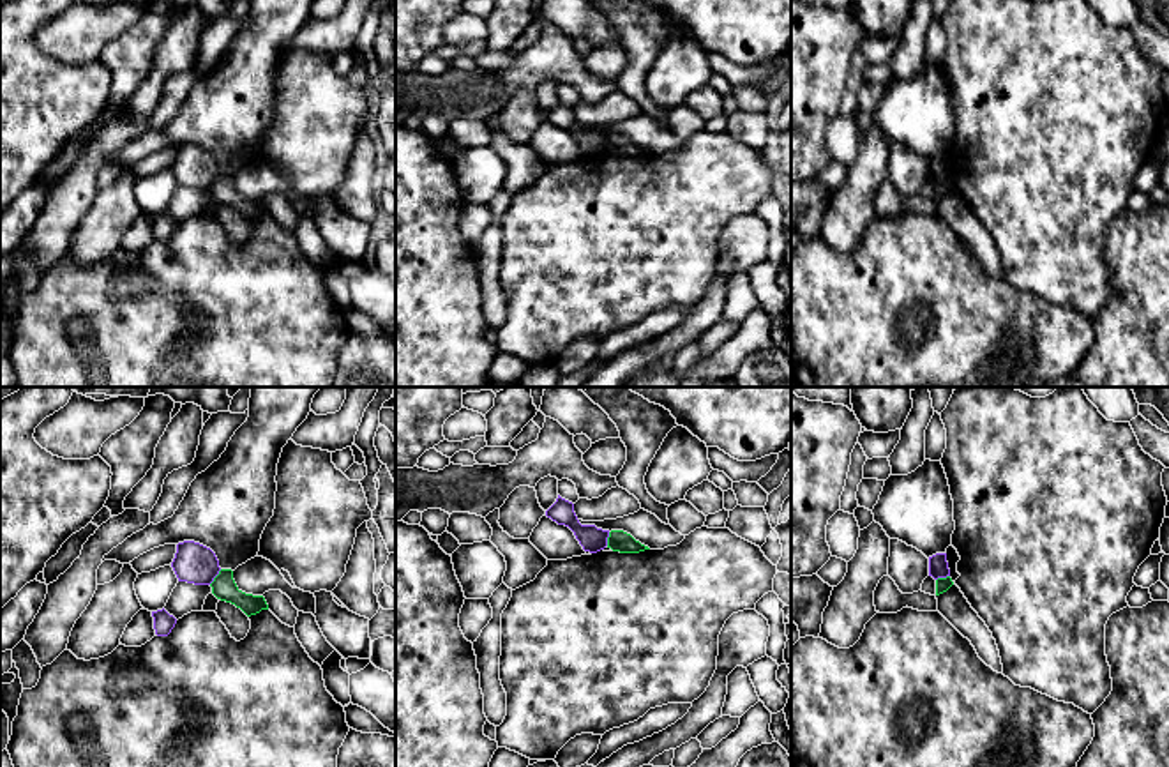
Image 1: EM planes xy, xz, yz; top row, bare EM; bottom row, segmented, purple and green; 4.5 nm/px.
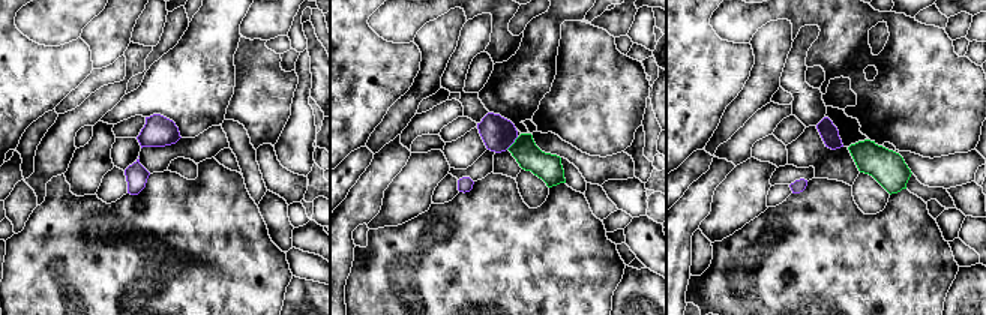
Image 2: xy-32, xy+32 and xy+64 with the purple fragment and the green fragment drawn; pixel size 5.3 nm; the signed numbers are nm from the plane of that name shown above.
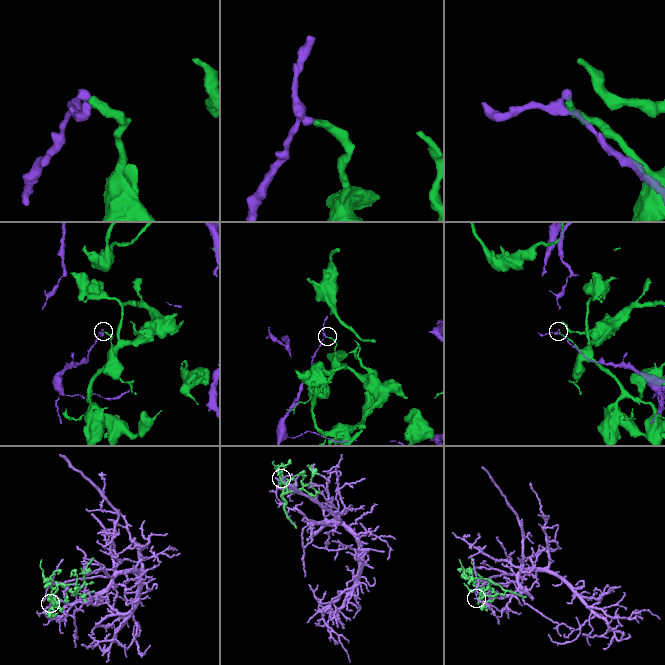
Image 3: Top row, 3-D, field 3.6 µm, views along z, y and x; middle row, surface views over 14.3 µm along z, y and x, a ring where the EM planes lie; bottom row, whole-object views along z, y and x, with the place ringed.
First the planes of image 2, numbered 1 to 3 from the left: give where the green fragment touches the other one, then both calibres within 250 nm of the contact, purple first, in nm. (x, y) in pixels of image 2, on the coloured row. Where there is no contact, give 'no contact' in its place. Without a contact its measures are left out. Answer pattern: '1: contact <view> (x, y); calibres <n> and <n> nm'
1: no contact
2: contact xy+32 (512, 143); calibres 180 and 150 nm
3: no contact

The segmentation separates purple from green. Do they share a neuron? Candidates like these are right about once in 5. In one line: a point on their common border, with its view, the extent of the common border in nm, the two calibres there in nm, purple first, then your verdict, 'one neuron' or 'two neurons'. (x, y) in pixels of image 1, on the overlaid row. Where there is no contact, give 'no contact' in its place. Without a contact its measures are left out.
xy (216, 575) | 90 nm | 180/110 nm | two neurons

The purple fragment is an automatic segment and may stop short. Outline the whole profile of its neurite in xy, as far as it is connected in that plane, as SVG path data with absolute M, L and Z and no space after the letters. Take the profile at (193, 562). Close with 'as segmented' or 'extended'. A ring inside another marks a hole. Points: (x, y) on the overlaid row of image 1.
M194 541L177 544L171 567L178 581L194 585L210 585L221 571L215 553Z | as segmented

